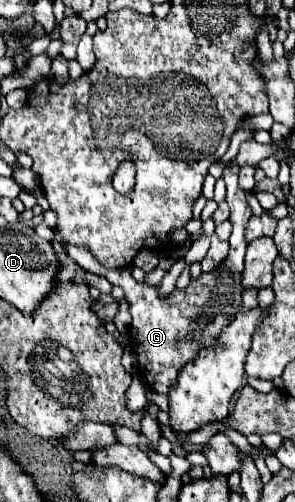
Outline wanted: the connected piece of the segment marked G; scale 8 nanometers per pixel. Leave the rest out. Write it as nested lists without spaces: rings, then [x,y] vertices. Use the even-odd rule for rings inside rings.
[[[232,162],[230,168],[224,170],[222,178],[228,188],[226,202],[230,206],[230,222],[232,222],[232,236],[228,240],[230,254],[228,254],[226,262],[222,262],[222,266],[218,270],[214,270],[214,274],[202,274],[200,278],[192,280],[184,292],[174,290],[170,298],[160,300],[158,288],[152,288],[144,282],[142,284],[136,282],[128,268],[126,270],[110,270],[110,268],[102,266],[90,254],[90,250],[78,248],[78,246],[66,248],[68,256],[78,266],[88,270],[90,274],[106,278],[110,284],[120,286],[124,290],[124,298],[126,298],[126,302],[130,306],[130,314],[132,314],[130,346],[132,346],[134,354],[138,356],[138,368],[140,368],[142,378],[146,380],[148,388],[152,388],[154,392],[168,394],[170,384],[174,384],[178,370],[182,370],[182,366],[186,362],[190,362],[190,358],[194,358],[194,354],[198,354],[198,346],[202,346],[202,342],[210,342],[210,338],[214,338],[214,334],[218,334],[218,330],[222,330],[222,326],[226,326],[226,322],[232,322],[232,318],[240,310],[240,302],[242,302],[240,280],[242,280],[244,252],[246,252],[244,230],[248,226],[252,212],[246,202],[246,192],[238,186],[238,164],[236,162]]]

